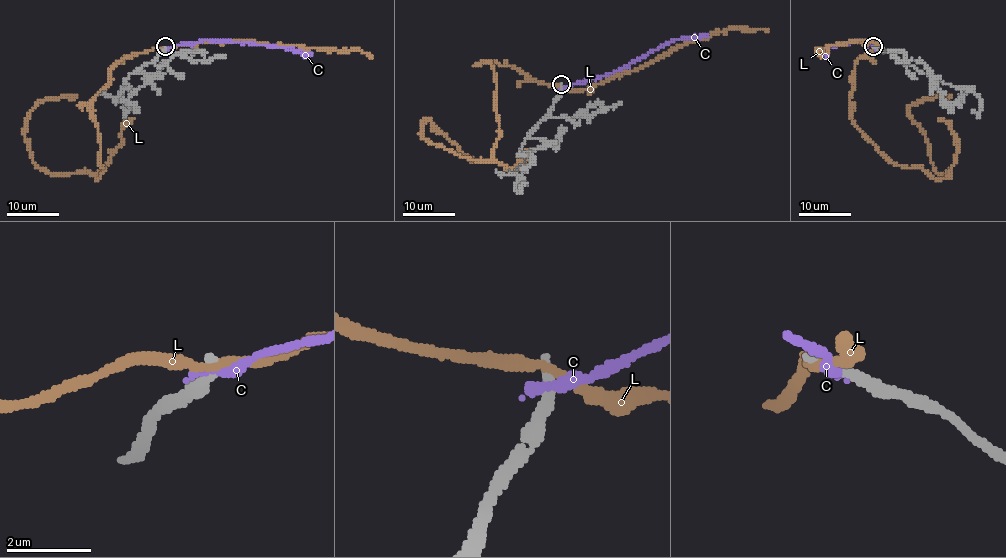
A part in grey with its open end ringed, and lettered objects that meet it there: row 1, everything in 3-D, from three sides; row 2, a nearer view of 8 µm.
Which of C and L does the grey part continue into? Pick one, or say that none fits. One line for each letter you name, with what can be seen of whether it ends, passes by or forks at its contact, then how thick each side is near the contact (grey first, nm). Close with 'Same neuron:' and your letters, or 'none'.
Same neuron: none

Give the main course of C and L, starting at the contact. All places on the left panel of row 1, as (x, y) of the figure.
C: (166, 48), (202, 40), (230, 40), (304, 50), (311, 56)
L: (166, 46), (123, 57), (91, 104), (97, 178), (40, 169), (25, 131), (33, 107), (77, 95)

